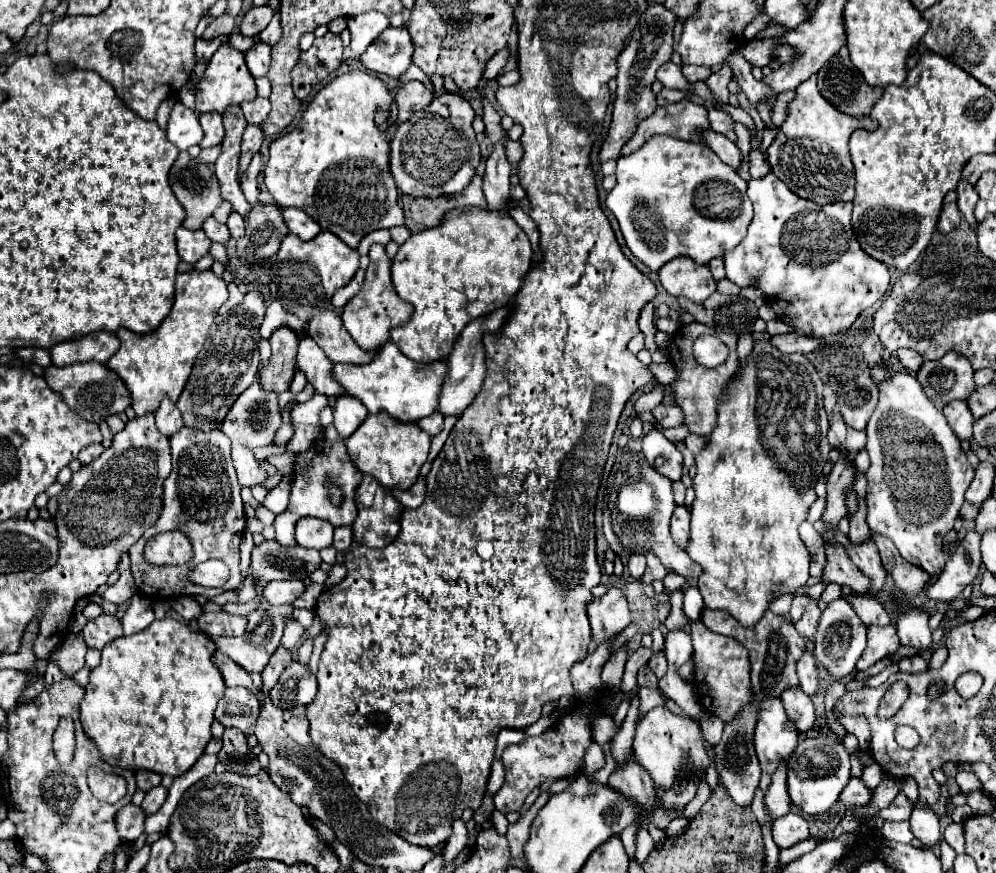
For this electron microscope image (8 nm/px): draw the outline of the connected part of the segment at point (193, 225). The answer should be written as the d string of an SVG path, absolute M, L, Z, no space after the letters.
M180 152L176 162L172 164L170 168L170 188L176 196L176 200L182 202L182 208L186 210L186 218L182 222L184 228L188 230L198 230L202 228L202 222L214 214L214 210L222 204L222 198L220 198L220 188L218 188L218 180L214 176L214 164L204 164L204 162L198 162L194 158L190 158L188 152Z

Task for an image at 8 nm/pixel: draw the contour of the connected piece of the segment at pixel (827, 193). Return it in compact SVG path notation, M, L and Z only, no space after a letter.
M817 74L796 88L794 100L788 104L788 116L774 138L770 152L772 172L800 198L816 204L826 202L852 202L854 190L854 166L848 154L848 138L854 130L862 128L860 118L852 118L836 110L818 92Z

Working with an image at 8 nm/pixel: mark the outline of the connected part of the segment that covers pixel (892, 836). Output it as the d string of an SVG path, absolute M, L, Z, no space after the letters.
M902 820L902 822L884 822L880 832L886 840L894 840L894 842L902 842L902 844L910 844L914 840L914 836L910 832L910 824L906 820Z

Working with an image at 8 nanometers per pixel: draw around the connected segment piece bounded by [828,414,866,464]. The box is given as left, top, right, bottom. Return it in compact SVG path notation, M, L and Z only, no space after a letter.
M834 414L830 418L830 430L828 430L828 442L832 450L840 450L840 454L846 454L846 462L854 464L854 458L858 452L866 446L866 432L852 430L842 414Z

